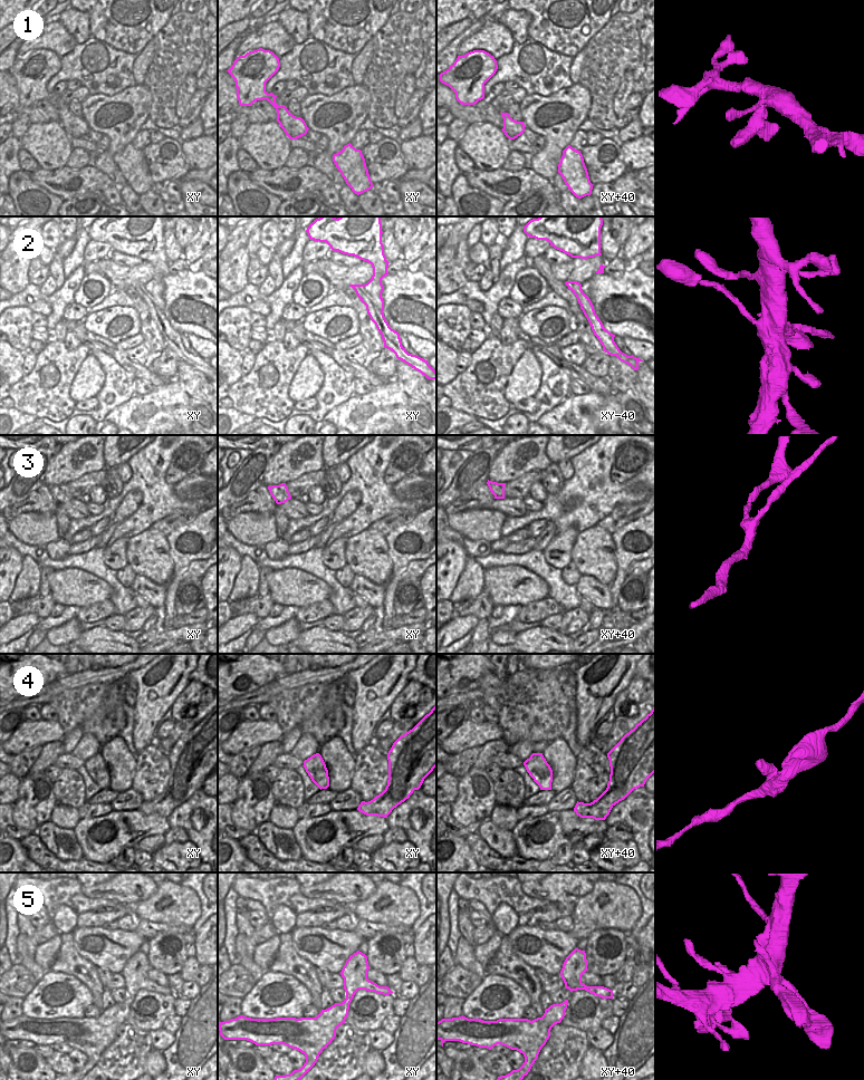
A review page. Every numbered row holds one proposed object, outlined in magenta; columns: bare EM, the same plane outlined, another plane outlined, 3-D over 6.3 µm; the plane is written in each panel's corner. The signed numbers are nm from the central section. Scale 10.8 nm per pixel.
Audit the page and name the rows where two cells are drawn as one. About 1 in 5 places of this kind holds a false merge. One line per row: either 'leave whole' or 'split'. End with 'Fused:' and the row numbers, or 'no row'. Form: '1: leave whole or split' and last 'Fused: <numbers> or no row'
1: leave whole
2: split
3: leave whole
4: leave whole
5: leave whole
Fused: 2

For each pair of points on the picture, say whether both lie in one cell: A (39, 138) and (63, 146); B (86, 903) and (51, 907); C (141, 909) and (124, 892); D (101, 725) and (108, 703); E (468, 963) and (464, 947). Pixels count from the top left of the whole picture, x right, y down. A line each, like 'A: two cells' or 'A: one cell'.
A: one cell
B: one cell
C: two cells
D: one cell
E: one cell

